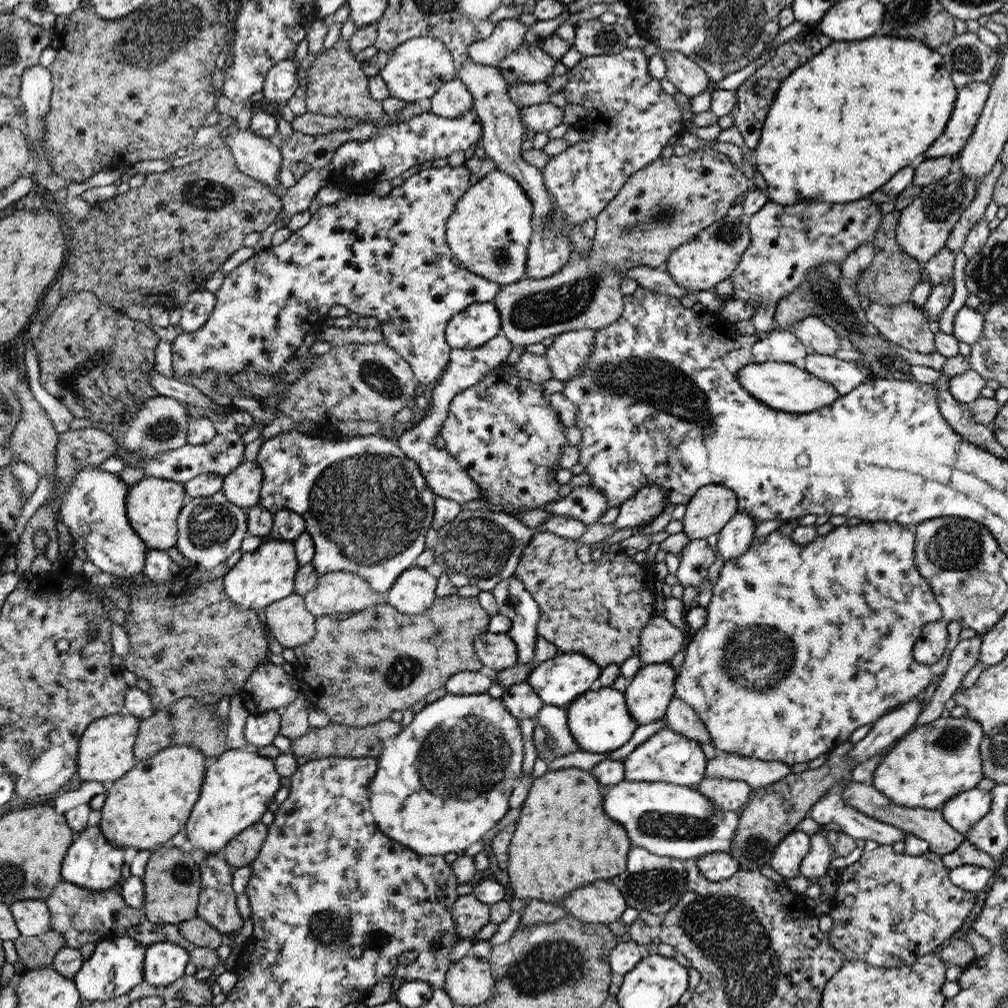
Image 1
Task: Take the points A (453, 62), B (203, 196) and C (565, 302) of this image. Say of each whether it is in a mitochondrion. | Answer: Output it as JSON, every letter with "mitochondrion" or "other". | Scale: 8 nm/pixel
{"A":"other","B":"mitochondrion","C":"mitochondrion"}

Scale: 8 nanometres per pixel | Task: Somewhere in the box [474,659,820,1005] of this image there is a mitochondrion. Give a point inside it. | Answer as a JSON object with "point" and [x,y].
{"point":[550,966]}

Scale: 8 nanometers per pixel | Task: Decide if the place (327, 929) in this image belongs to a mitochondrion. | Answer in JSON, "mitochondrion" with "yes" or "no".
{"mitochondrion":"yes"}

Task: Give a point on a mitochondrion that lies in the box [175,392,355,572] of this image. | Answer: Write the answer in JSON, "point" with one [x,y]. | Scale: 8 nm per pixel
{"point":[209,525]}

